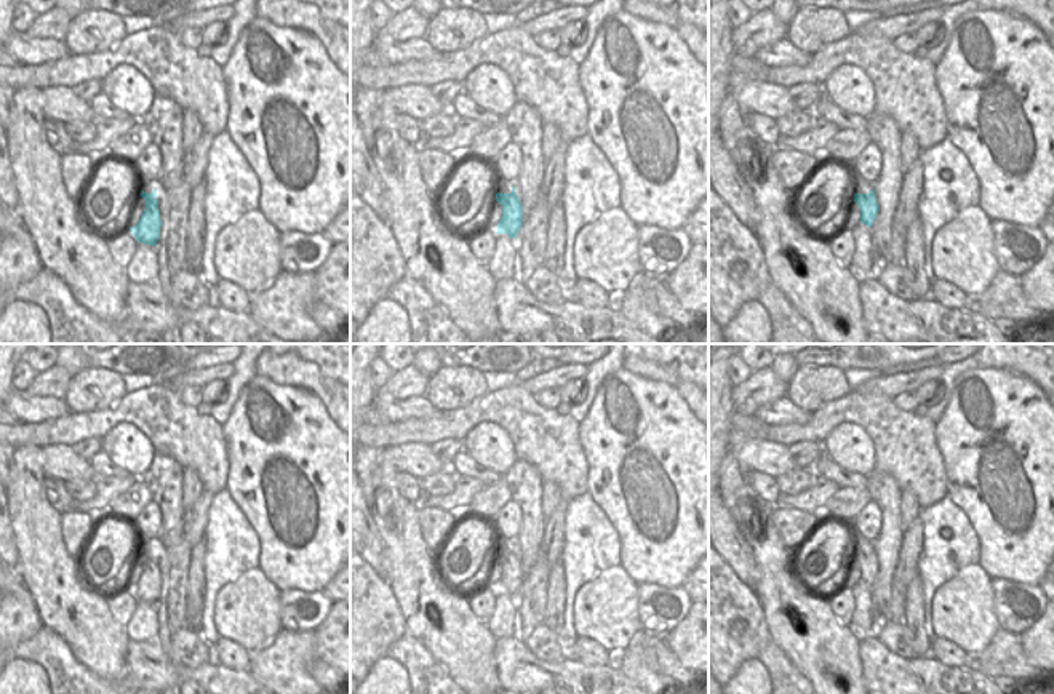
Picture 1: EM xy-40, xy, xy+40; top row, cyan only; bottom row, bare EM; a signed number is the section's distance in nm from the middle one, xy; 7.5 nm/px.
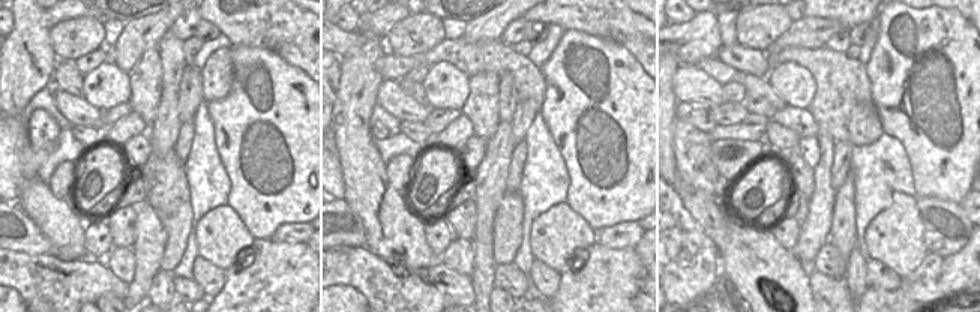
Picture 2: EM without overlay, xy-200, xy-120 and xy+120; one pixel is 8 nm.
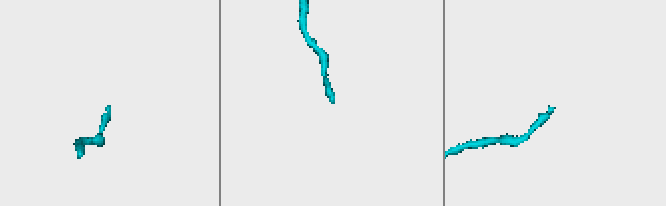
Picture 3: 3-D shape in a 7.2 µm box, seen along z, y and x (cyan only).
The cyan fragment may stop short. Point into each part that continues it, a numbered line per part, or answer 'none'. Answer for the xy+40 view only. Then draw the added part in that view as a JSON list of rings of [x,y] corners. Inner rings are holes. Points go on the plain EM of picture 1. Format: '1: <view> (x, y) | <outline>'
1: xy+40 (861, 544) | [[[851,521],[851,539],[854,542],[854,552],[870,552],[875,544],[868,539],[865,539],[854,521]]]

